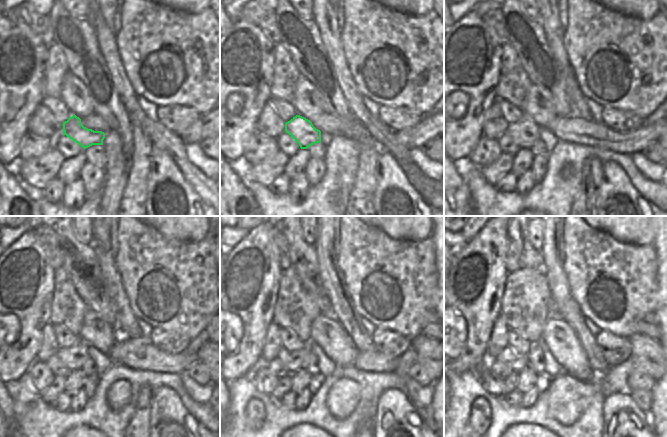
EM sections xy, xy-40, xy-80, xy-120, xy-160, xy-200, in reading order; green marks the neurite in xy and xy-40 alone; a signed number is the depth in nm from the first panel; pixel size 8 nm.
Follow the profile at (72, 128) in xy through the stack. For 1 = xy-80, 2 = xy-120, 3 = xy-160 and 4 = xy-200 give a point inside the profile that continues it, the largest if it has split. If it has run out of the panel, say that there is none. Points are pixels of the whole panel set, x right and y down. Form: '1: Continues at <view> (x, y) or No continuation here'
1: Continues at xy-80 (524, 133)
2: Continues at xy-120 (73, 357)
3: Continues at xy-160 (293, 360)
4: Continues at xy-200 (516, 362).

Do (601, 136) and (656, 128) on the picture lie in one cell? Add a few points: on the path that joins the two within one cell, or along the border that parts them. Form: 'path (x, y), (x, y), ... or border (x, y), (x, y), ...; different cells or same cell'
path (615, 138), (639, 138), (642, 136); same cell

